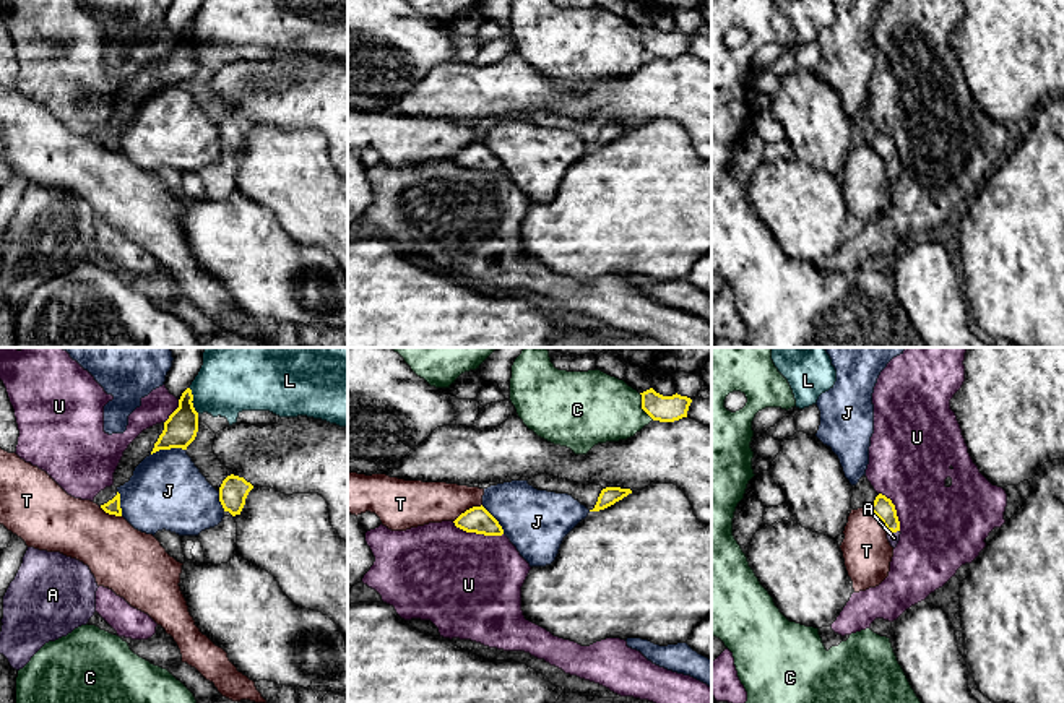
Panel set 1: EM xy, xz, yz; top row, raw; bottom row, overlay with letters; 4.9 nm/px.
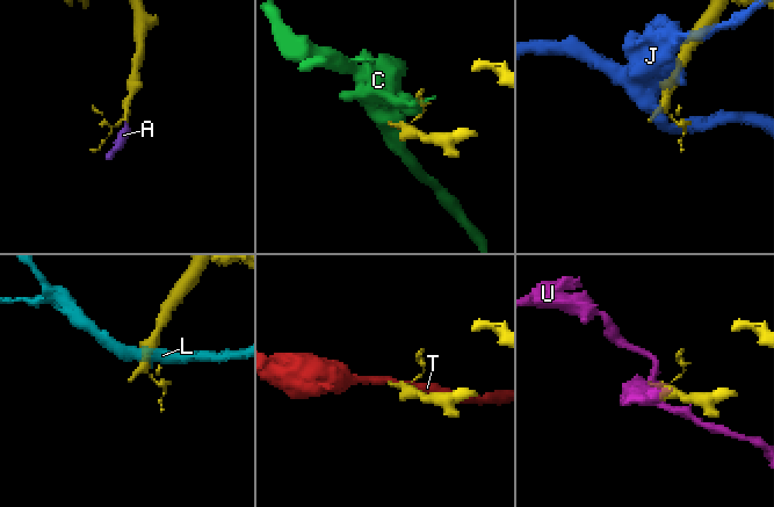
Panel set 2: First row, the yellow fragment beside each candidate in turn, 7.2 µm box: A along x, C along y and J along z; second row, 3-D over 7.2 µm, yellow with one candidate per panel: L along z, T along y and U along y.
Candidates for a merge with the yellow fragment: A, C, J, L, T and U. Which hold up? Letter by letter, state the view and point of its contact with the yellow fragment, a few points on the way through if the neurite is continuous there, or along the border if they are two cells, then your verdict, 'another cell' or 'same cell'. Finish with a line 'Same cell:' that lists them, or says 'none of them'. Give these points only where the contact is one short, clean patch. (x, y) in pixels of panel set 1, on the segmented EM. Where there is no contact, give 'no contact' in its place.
A: yz (894, 531) | across yz (882, 507), (894, 531), (894, 538) | same cell
C: xz (642, 406) | another cell
J: xy (168, 448) | another cell
L: xy (192, 400) | along xy (189, 388), (192, 406), (198, 413) | another cell
T: xz (467, 510) | along xz (481, 504), (467, 508), (454, 521) | another cell
U: xz (478, 533) | another cell
Same cell: A

